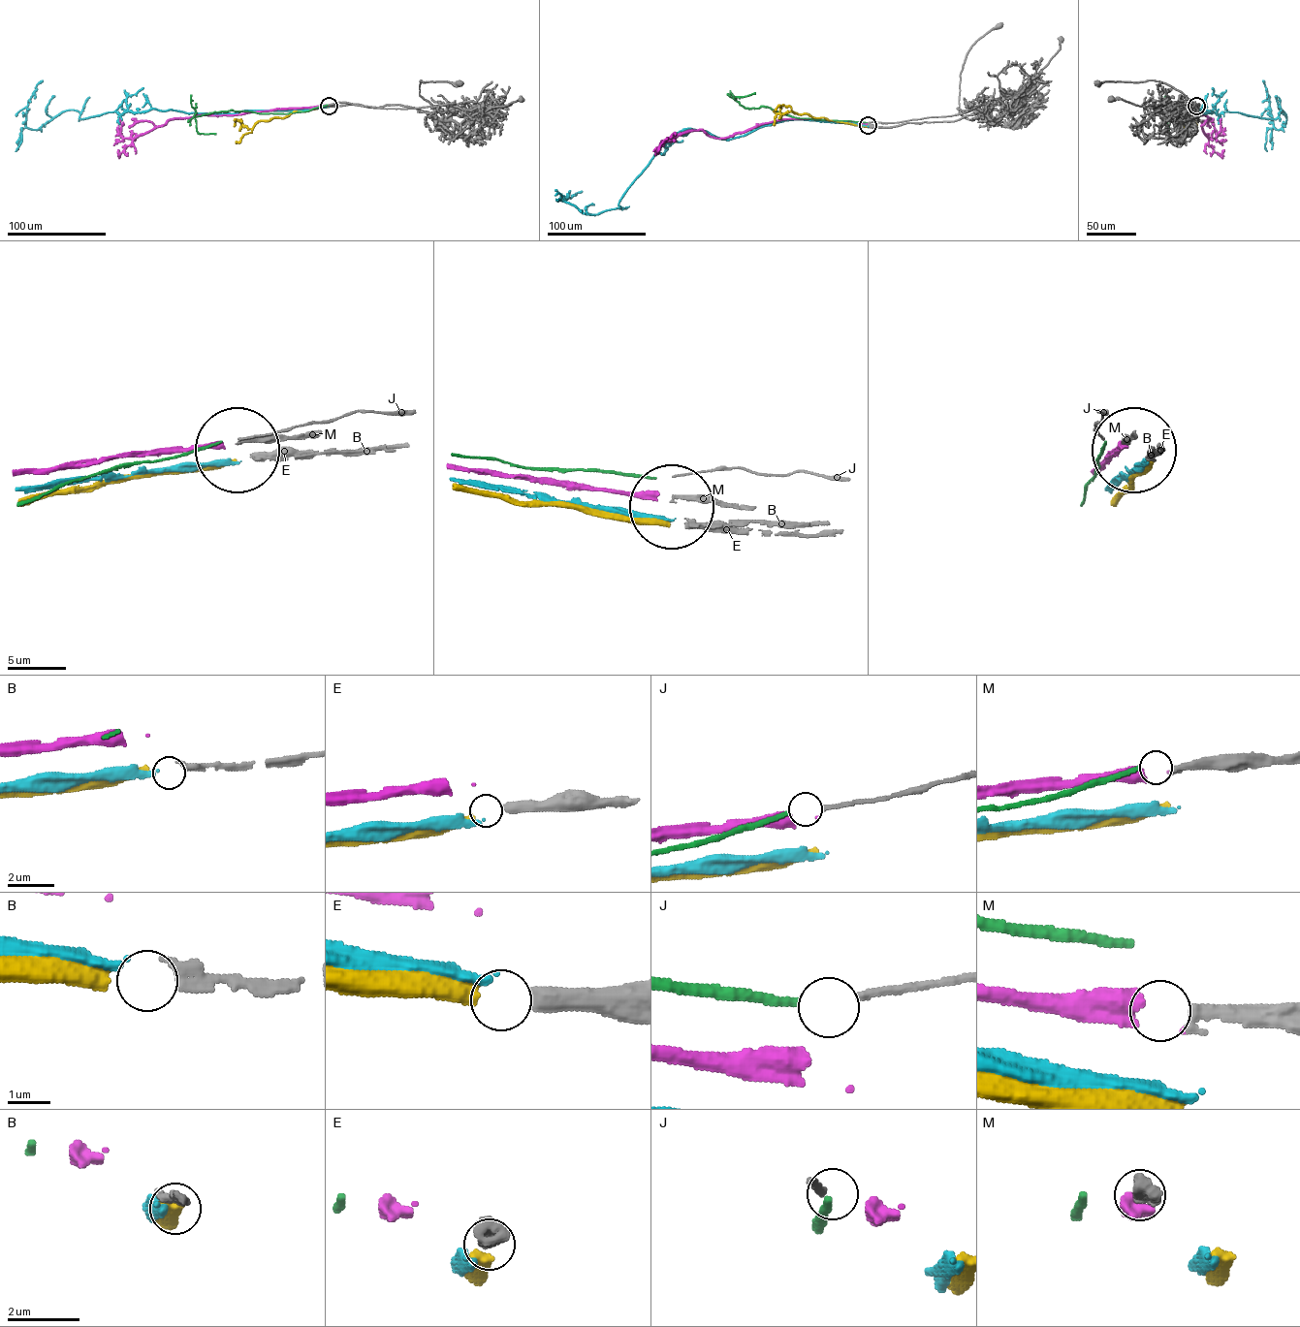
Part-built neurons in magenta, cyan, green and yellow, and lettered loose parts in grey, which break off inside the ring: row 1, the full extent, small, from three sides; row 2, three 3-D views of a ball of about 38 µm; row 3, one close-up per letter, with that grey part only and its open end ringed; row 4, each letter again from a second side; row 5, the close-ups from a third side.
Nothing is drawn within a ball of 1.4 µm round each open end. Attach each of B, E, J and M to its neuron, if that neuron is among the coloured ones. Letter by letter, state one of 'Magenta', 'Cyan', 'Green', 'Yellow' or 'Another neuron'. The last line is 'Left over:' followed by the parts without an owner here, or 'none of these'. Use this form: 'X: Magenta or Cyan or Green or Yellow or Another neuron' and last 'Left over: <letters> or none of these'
B: Cyan
E: Yellow
J: Green
M: Magenta
Left over: none of these

